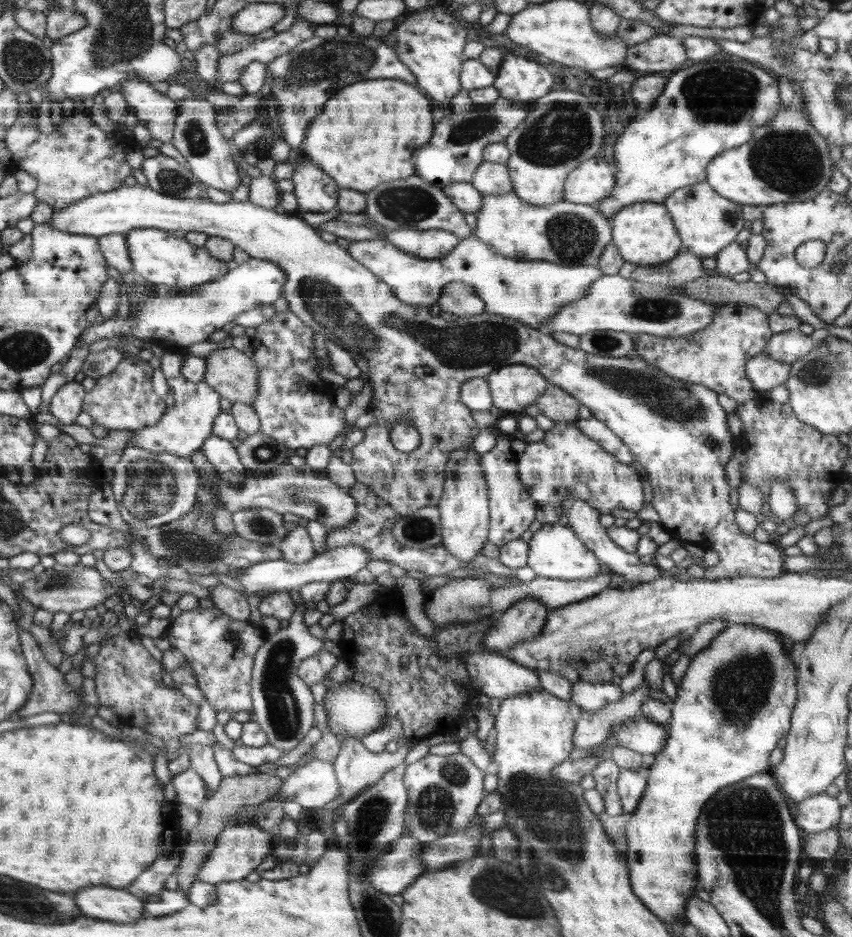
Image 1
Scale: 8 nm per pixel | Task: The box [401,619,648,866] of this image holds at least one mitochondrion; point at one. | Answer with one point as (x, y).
(435, 805)

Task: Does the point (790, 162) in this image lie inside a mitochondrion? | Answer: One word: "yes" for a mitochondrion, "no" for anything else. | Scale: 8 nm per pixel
yes

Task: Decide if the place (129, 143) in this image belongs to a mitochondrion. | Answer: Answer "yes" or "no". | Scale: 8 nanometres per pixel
no

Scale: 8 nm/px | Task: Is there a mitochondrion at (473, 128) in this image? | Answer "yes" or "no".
yes

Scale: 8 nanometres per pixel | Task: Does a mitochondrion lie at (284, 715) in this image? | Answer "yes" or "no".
yes

